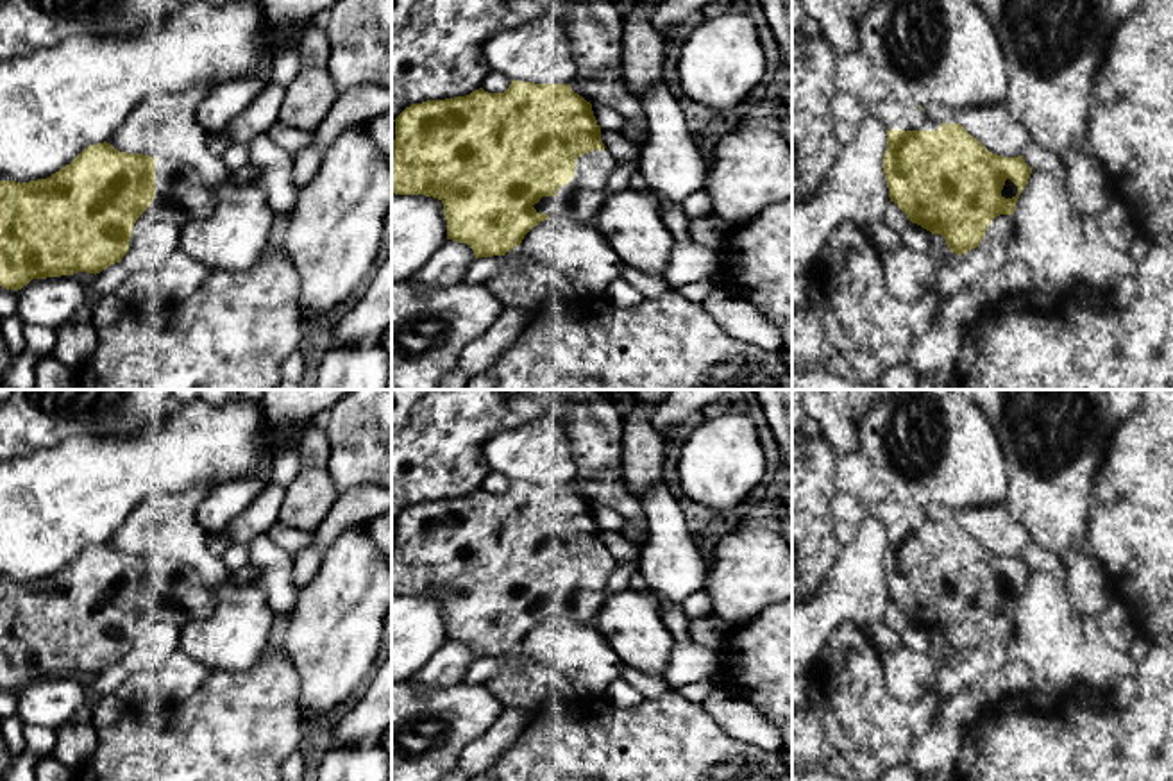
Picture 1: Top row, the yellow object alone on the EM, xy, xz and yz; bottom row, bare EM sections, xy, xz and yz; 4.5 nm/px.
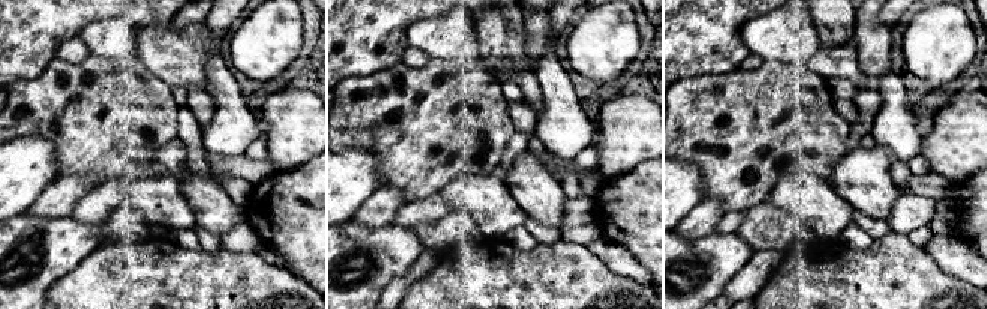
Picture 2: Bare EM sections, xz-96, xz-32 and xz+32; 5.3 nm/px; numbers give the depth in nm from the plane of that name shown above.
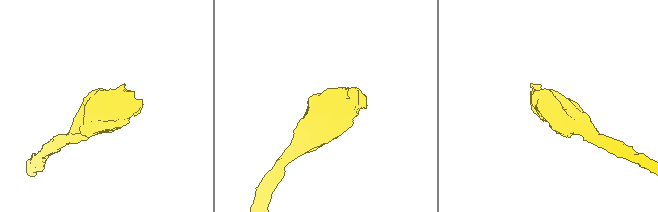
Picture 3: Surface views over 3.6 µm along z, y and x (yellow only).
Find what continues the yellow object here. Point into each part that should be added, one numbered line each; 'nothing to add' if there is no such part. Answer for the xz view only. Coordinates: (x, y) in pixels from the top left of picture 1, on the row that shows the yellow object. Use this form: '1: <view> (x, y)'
1: xz (580, 199)

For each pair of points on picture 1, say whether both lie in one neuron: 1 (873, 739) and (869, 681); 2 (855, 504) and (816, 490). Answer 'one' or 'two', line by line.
1: one
2: two

